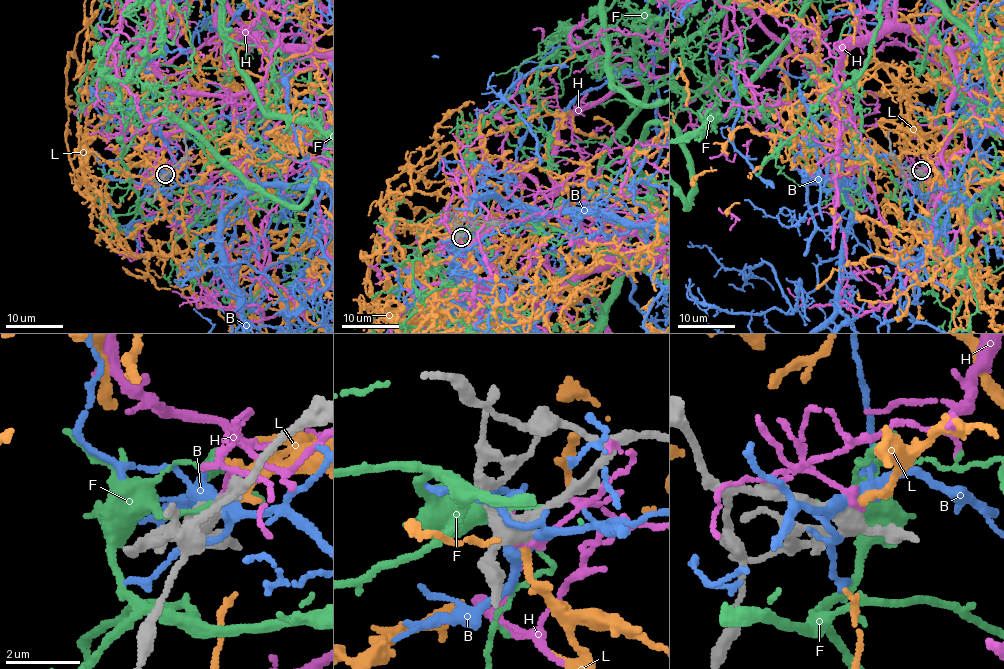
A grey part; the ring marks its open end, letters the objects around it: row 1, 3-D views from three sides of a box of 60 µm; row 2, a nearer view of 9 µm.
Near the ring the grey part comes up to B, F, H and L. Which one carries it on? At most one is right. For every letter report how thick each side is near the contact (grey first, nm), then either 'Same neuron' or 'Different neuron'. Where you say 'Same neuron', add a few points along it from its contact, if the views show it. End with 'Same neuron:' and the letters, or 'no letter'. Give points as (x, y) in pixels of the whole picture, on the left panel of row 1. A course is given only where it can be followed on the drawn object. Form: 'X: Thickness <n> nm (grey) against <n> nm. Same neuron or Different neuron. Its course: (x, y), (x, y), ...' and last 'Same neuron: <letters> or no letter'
B: Thickness 380 nm (grey) against 280 nm. Different neuron
F: Thickness 360 nm (grey) against 120 nm. Different neuron
H: Thickness 400 nm (grey) against 180 nm. Different neuron
L: Thickness 400 nm (grey) against 200 nm. Same neuron
Same neuron: L

